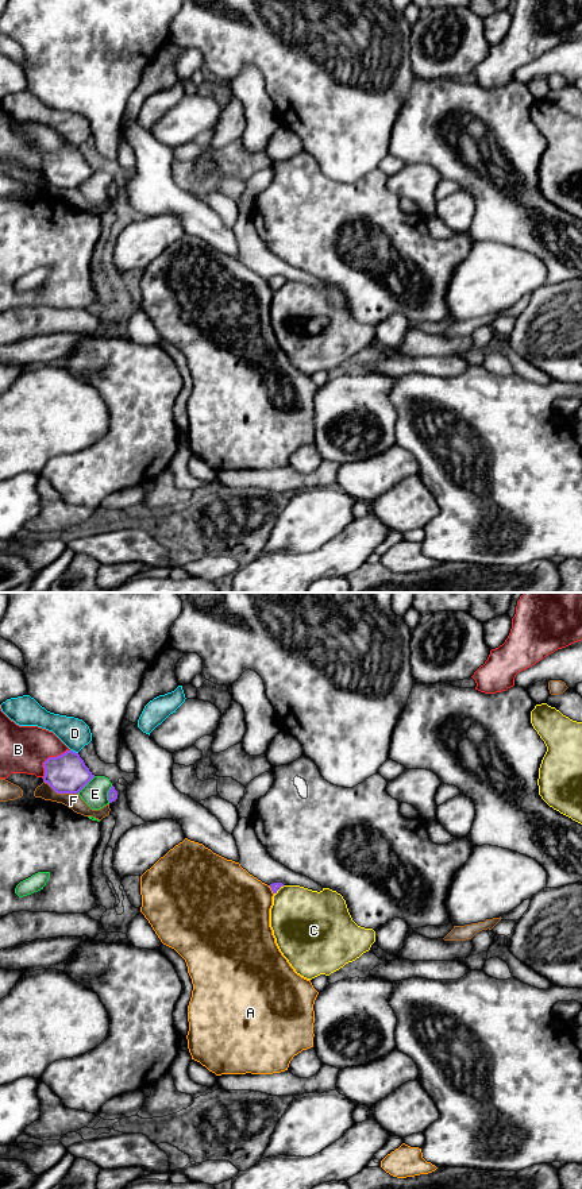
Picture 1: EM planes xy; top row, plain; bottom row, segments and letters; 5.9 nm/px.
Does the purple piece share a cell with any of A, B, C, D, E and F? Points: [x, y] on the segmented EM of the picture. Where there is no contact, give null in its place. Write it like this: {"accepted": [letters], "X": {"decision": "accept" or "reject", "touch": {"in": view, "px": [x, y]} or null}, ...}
{"accepted": [], "A": {"decision": "reject", "touch": {"in": "xy", "px": [272, 890]}}, "B": {"decision": "reject", "touch": {"in": "xy", "px": [49, 757]}}, "C": {"decision": "reject", "touch": {"in": "xy", "px": [277, 890]}}, "D": {"decision": "reject", "touch": {"in": "xy", "px": [74, 752]}}, "E": {"decision": "reject", "touch": {"in": "xy", "px": [85, 784]}}, "F": {"decision": "reject", "touch": {"in": "xy", "px": [61, 792]}}}

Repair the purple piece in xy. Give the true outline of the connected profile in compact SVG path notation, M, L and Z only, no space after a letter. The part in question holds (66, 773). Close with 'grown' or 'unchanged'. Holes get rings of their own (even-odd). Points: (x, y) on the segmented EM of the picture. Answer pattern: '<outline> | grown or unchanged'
M73 750L49 757L43 768L43 781L57 794L78 794L95 777L80 754Z | unchanged

